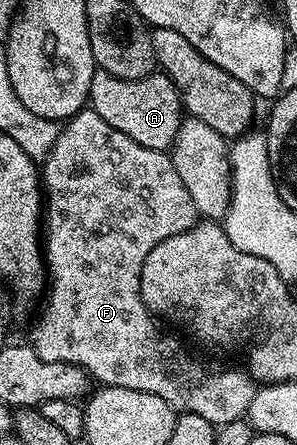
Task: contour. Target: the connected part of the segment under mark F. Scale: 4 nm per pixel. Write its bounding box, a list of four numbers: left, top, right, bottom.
[29,108,257,428]

